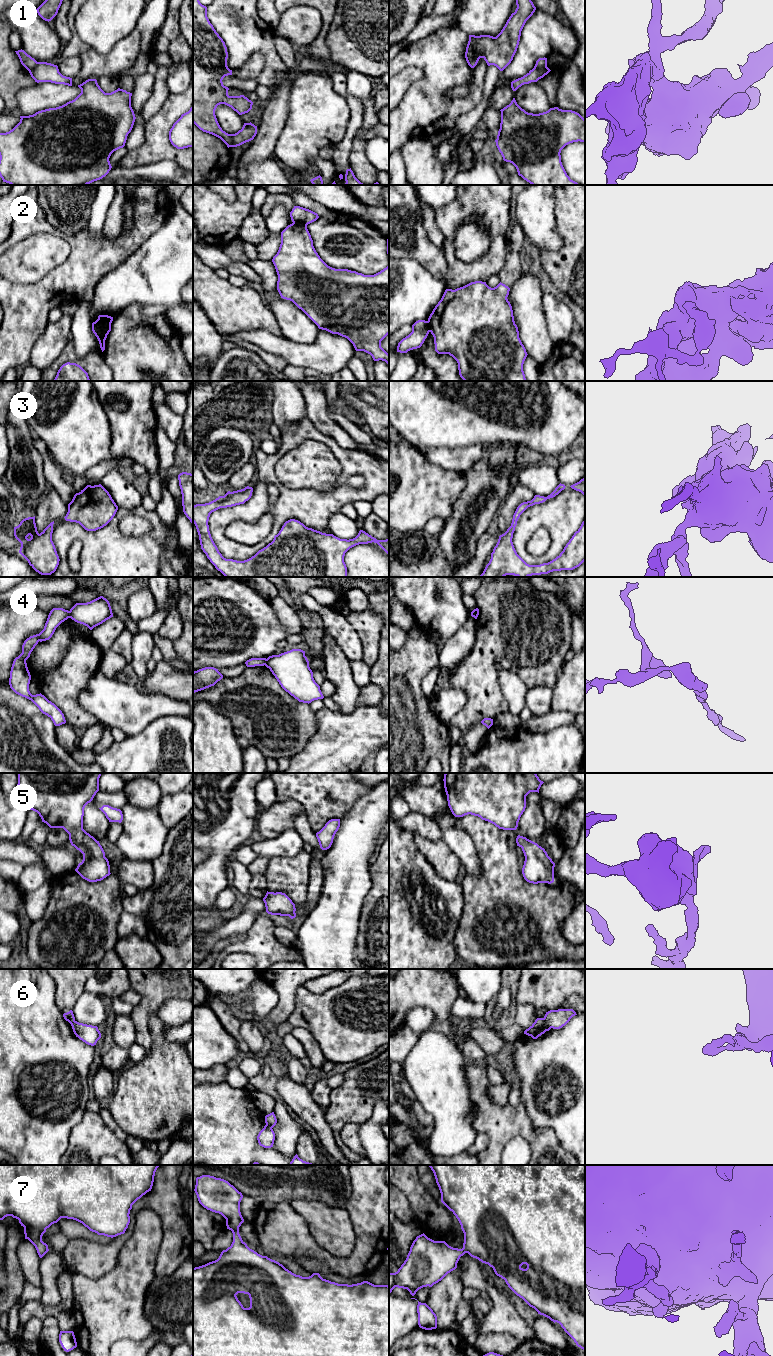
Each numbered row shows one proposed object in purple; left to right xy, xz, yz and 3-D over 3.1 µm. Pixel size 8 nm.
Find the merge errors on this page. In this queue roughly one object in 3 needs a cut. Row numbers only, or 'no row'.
1, 2, 4, 6

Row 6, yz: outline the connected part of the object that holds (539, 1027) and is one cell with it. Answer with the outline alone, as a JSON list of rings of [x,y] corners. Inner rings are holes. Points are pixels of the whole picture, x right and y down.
[[[537,1018],[535,1022],[524,1031],[524,1034],[537,1039],[539,1036],[549,1031],[551,1028],[547,1025],[544,1018]]]

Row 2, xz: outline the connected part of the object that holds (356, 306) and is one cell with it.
[[[298,223],[288,225],[281,232],[281,244],[277,254],[273,257],[272,262],[278,275],[277,290],[281,298],[292,301],[318,326],[319,329],[347,338],[353,344],[356,351],[364,351],[370,354],[374,361],[382,360],[389,365],[389,354],[381,347],[381,341],[389,334],[389,264],[386,268],[374,275],[364,275],[348,269],[332,268],[328,266],[316,252],[307,226]]]

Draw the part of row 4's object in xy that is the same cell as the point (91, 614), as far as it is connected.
[[[103,596],[87,603],[76,603],[69,612],[72,620],[90,630],[113,617],[110,603]]]

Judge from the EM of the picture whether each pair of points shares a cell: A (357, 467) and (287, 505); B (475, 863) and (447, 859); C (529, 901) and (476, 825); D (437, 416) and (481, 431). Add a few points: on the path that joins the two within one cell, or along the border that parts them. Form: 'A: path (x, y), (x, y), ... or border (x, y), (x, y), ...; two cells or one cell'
A: path (342, 483), (343, 486), (324, 505), (307, 505); one cell
B: border (445, 843), (461, 864); two cells
C: path (510, 882), (500, 872), (498, 852), (492, 844); one cell
D: path (448, 416), (461, 416), (470, 424); one cell

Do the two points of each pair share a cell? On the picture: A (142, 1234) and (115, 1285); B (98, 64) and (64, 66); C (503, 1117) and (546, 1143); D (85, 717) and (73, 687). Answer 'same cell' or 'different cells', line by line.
A: same cell
B: different cells
C: same cell
D: same cell

